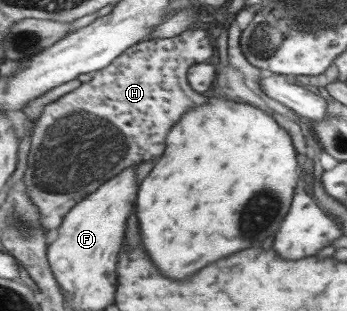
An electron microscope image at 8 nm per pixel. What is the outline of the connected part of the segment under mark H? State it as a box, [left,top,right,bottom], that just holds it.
[24,29,214,231]

